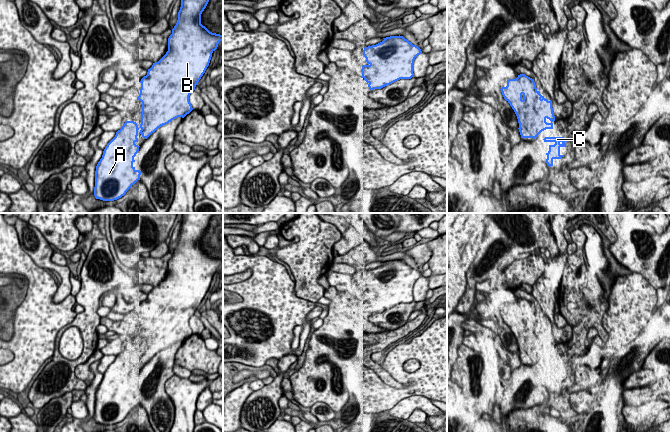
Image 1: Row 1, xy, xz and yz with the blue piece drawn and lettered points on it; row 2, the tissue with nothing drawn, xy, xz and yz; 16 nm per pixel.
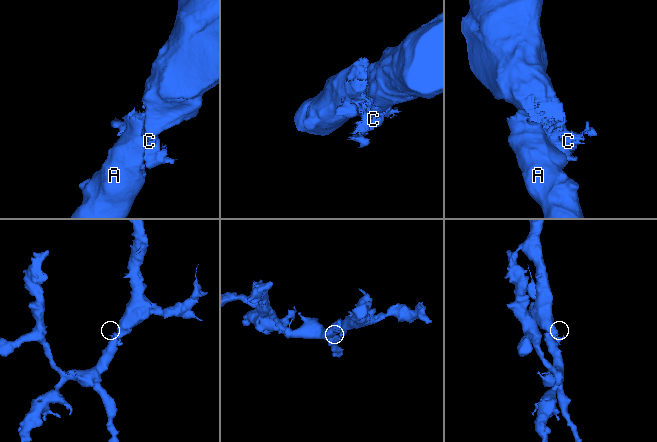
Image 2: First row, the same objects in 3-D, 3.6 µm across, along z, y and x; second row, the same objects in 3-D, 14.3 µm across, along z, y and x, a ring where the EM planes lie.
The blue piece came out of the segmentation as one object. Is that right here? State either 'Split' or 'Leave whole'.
Leave whole

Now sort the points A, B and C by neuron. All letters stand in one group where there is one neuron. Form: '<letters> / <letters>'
A B C

